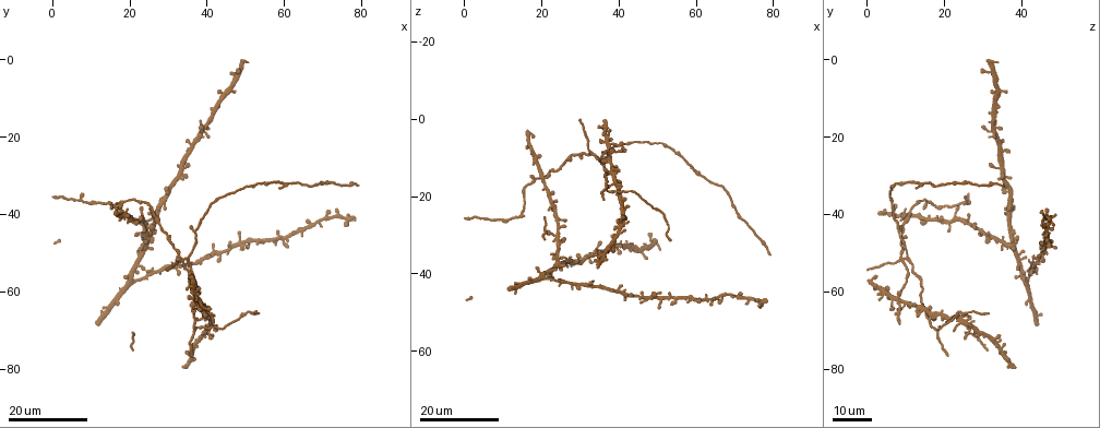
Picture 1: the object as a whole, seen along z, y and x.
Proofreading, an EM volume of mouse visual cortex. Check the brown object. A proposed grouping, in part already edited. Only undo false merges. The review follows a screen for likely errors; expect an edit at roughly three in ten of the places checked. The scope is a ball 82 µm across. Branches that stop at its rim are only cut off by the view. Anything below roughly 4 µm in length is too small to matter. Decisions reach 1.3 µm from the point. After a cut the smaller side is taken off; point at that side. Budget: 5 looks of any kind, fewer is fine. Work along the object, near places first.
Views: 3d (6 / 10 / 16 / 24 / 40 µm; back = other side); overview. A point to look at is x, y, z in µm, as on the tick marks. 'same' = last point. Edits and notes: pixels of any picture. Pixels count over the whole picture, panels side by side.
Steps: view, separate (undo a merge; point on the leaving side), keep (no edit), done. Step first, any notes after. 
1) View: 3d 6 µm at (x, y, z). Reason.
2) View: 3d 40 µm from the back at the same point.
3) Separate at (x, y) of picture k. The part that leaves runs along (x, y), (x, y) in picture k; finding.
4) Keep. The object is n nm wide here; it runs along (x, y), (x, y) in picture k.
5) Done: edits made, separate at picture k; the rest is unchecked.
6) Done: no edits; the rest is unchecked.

View: 3d 24 µm at (34.0, 52.5, 9.5). Looks like a crossing.

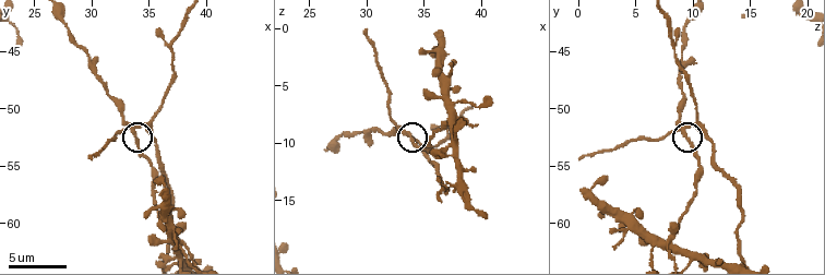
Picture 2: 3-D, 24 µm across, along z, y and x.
View: 3d 6 µm at (33.6, 52.0, 9.2). Closer look.

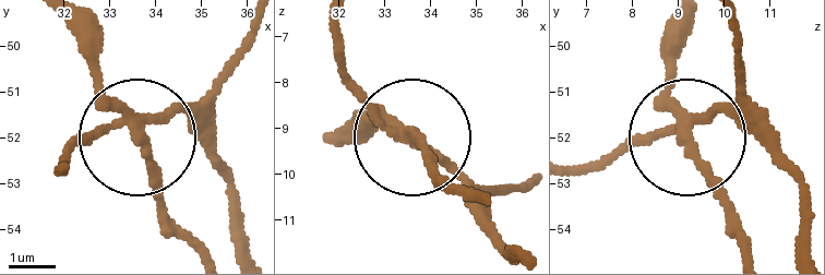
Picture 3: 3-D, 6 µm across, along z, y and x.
View: 3d 6 µm from the back at (33.65, 51.75, 9.20).

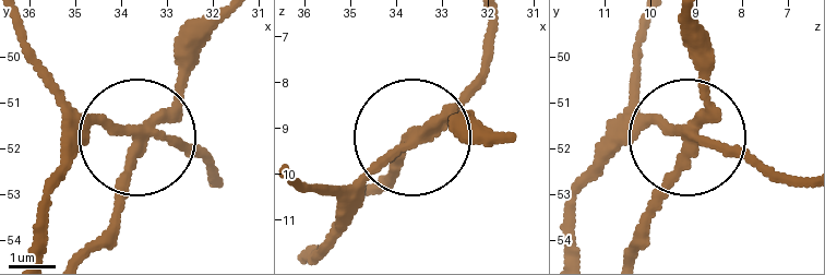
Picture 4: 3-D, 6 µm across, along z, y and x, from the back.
Keep. 4 arms meet here; it runs along (218, 24), (140, 141), (112, 231) in picture 4; continuous, no second neuron.

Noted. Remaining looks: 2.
View: 3d 24 µm at (18.5, 36.0, 15.5). Three-way junction.

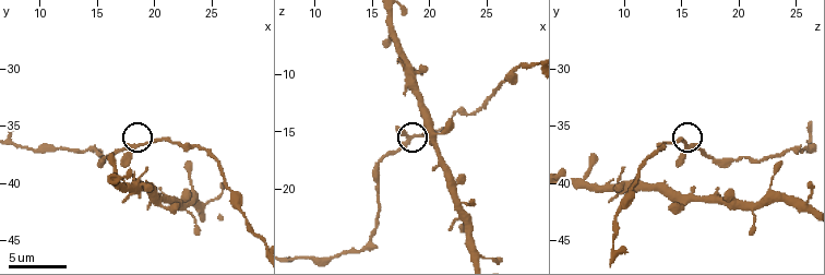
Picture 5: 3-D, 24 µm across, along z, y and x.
View: 3d 6 µm at (18.6, 36.8, 15.4).

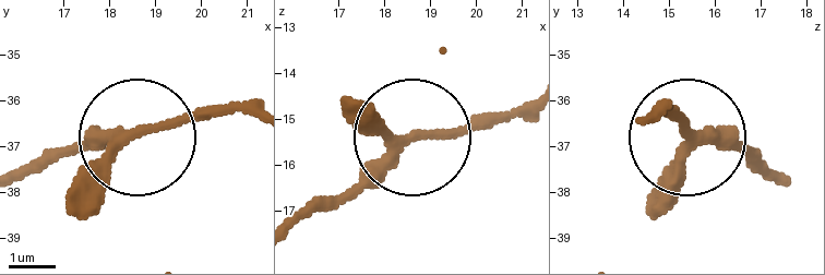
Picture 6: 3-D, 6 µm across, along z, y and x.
Keep. 3 arms meet here; one neuron here.

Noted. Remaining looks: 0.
Done: no edits; the rest is unchecked.

